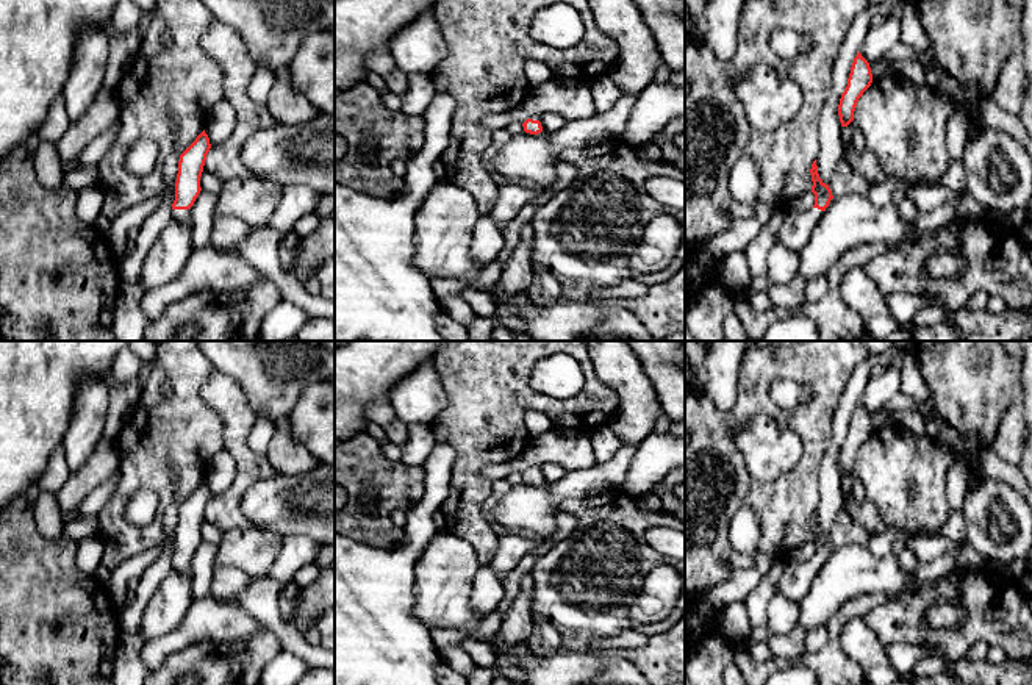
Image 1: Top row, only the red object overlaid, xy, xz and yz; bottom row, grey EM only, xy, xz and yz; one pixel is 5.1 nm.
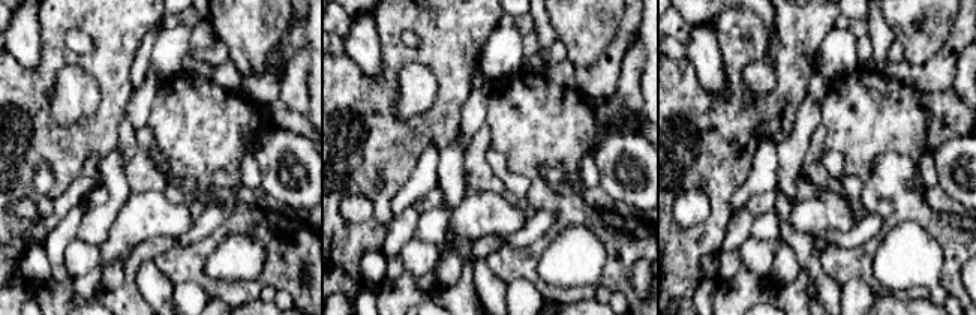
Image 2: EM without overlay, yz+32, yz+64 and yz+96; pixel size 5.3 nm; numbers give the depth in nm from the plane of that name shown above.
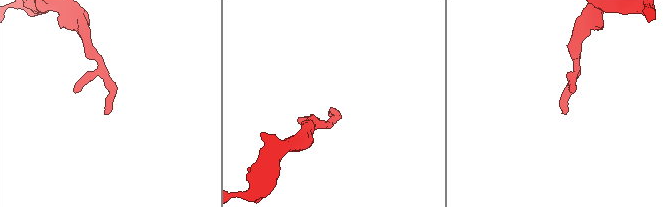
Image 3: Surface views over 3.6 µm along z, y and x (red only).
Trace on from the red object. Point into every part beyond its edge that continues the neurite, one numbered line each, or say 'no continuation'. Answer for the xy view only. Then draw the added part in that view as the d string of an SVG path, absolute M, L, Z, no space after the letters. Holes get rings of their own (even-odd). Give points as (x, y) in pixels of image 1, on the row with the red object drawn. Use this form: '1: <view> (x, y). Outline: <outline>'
1: xy (182, 216). Outline: M172 210L172 217L180 224L186 224L191 219L189 210Z

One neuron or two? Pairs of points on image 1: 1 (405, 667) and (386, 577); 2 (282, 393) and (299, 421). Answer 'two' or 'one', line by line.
1: one
2: two

